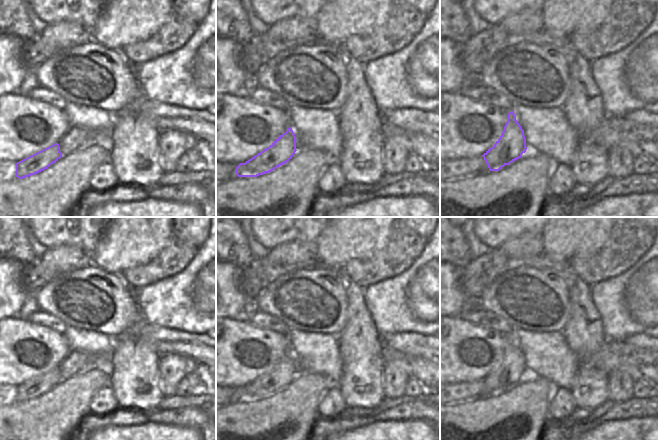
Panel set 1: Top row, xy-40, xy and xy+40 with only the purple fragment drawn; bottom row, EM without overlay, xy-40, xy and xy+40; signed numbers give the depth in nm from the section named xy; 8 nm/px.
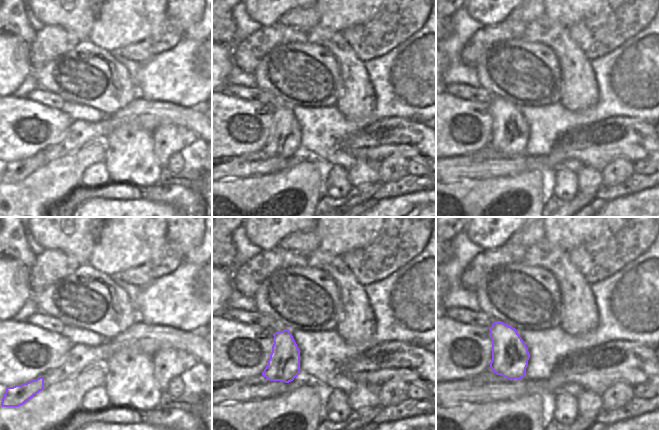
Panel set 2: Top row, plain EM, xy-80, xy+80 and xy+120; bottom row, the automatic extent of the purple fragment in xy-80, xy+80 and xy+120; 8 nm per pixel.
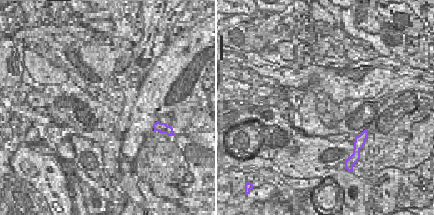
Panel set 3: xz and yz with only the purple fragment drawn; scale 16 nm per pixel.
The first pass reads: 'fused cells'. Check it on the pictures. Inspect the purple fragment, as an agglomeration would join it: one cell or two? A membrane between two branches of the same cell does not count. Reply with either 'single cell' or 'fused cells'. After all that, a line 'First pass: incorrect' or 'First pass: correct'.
single cell
First pass: incorrect

